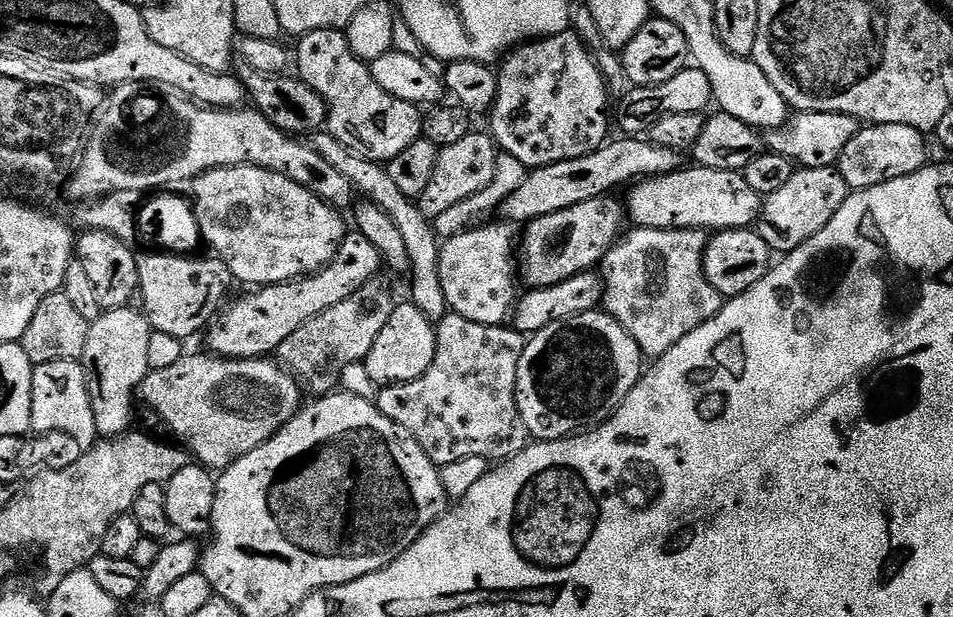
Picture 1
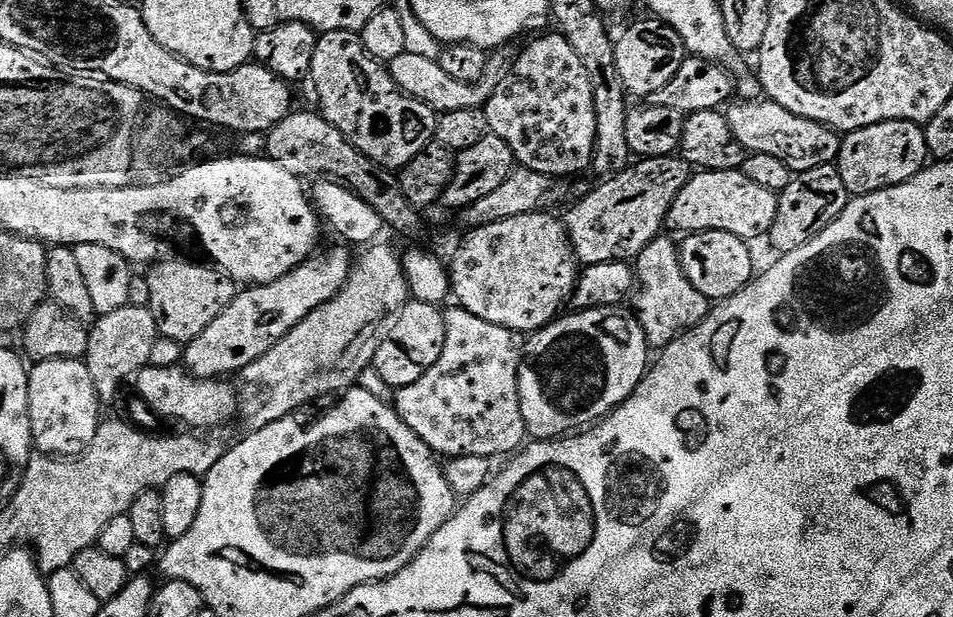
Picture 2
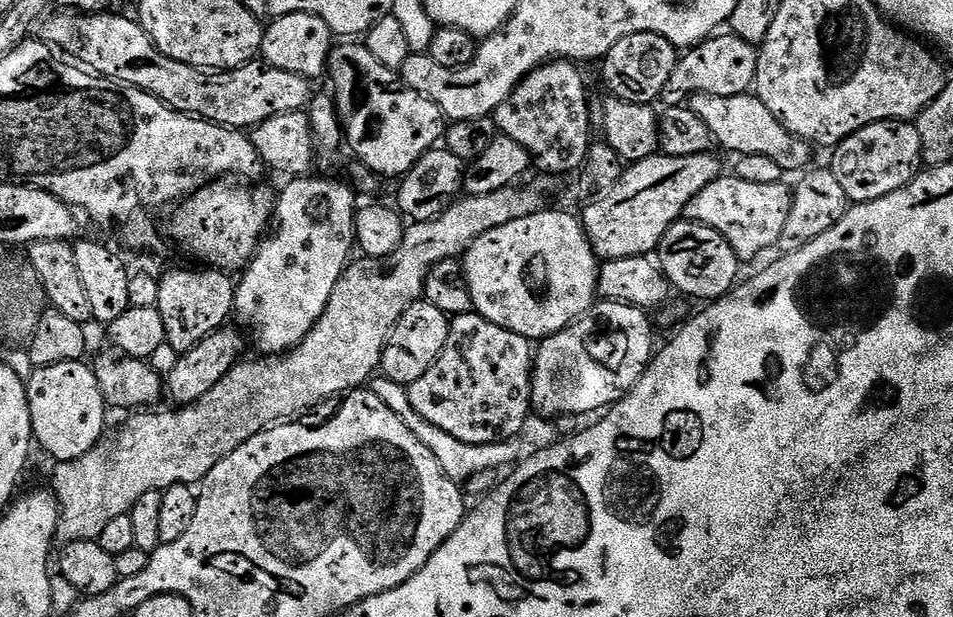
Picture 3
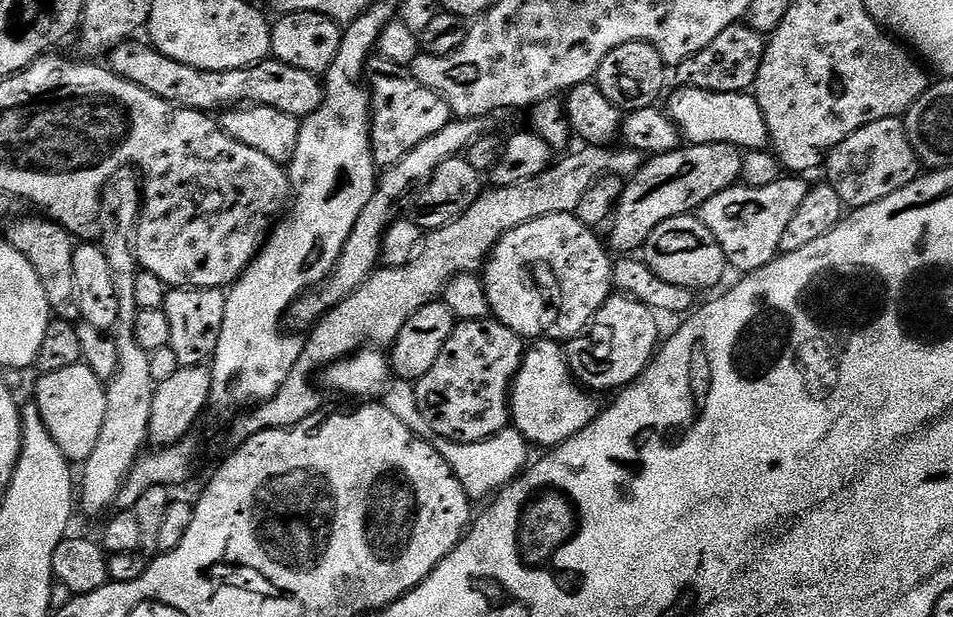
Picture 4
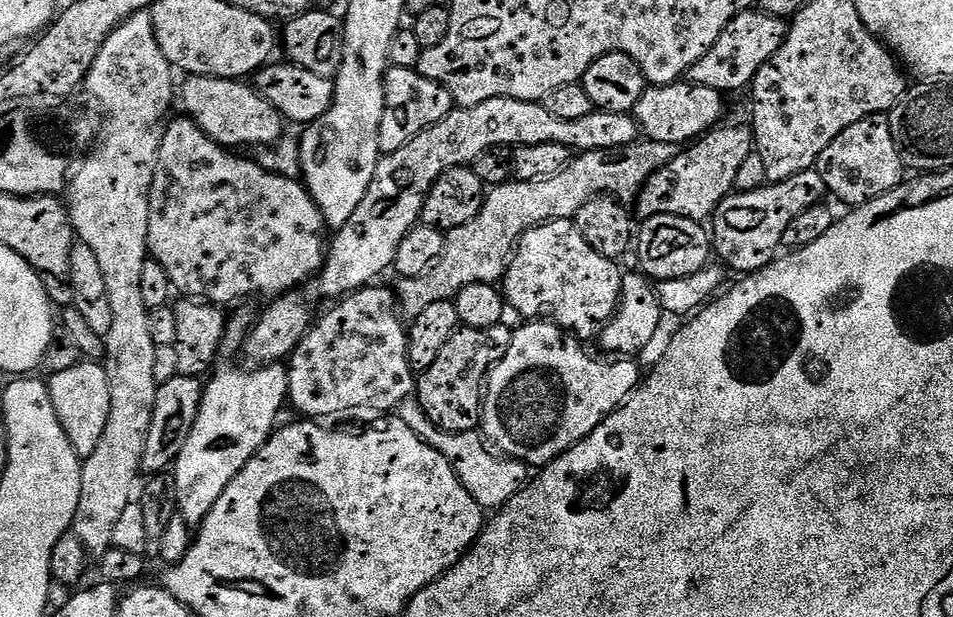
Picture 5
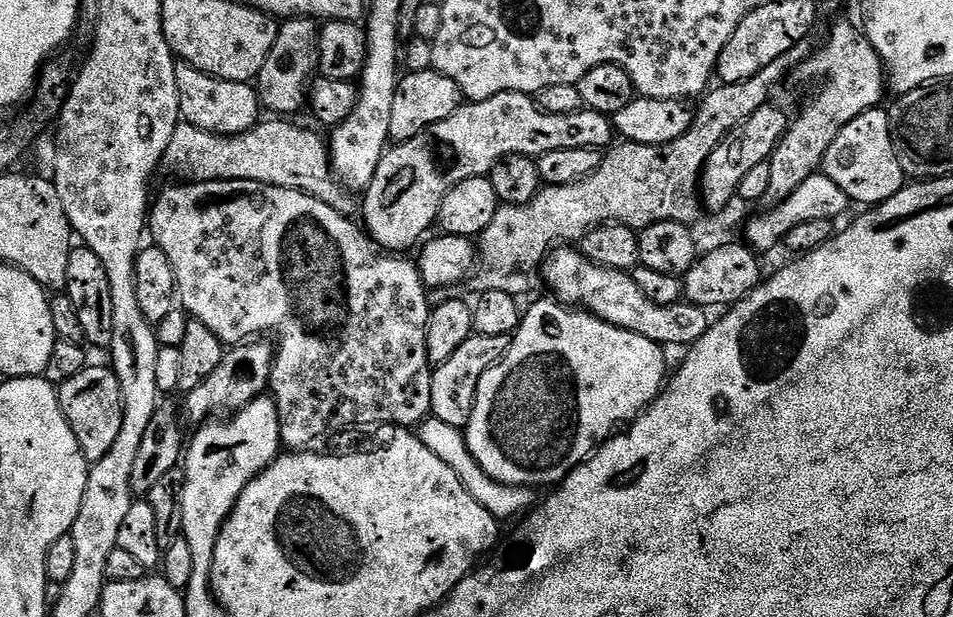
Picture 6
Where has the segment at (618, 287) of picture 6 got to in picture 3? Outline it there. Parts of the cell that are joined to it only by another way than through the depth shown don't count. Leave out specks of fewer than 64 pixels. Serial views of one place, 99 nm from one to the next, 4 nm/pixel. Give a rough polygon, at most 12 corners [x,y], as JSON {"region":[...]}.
{"region":[[545,210],[462,257],[472,307],[539,342],[598,300],[583,223]]}

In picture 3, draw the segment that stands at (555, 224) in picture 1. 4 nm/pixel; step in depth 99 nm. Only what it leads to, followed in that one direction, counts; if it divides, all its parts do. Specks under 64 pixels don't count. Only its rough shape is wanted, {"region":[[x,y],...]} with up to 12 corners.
{"region":[[712,152],[629,163],[585,203],[601,261],[655,253],[721,174]]}

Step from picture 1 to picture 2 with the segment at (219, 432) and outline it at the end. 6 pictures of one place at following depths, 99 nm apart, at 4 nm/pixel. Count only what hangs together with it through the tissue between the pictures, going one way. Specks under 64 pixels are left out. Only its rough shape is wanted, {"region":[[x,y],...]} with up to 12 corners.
{"region":[[183,367],[141,368],[136,392],[160,416],[189,429],[236,416],[224,378]]}

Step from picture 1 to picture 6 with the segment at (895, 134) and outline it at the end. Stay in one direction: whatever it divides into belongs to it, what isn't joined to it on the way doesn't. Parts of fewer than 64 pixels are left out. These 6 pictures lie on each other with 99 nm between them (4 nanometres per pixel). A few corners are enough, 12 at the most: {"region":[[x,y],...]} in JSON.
{"region":[[887,111],[830,142],[822,172],[853,205],[905,188]]}

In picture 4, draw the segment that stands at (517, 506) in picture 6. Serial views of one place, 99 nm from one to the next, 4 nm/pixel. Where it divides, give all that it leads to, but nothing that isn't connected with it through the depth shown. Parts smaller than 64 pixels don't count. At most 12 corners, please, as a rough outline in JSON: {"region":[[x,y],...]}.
{"region":[[393,379],[382,403],[432,443],[468,499],[495,497],[529,467],[514,426],[482,442],[436,436],[413,381]]}

